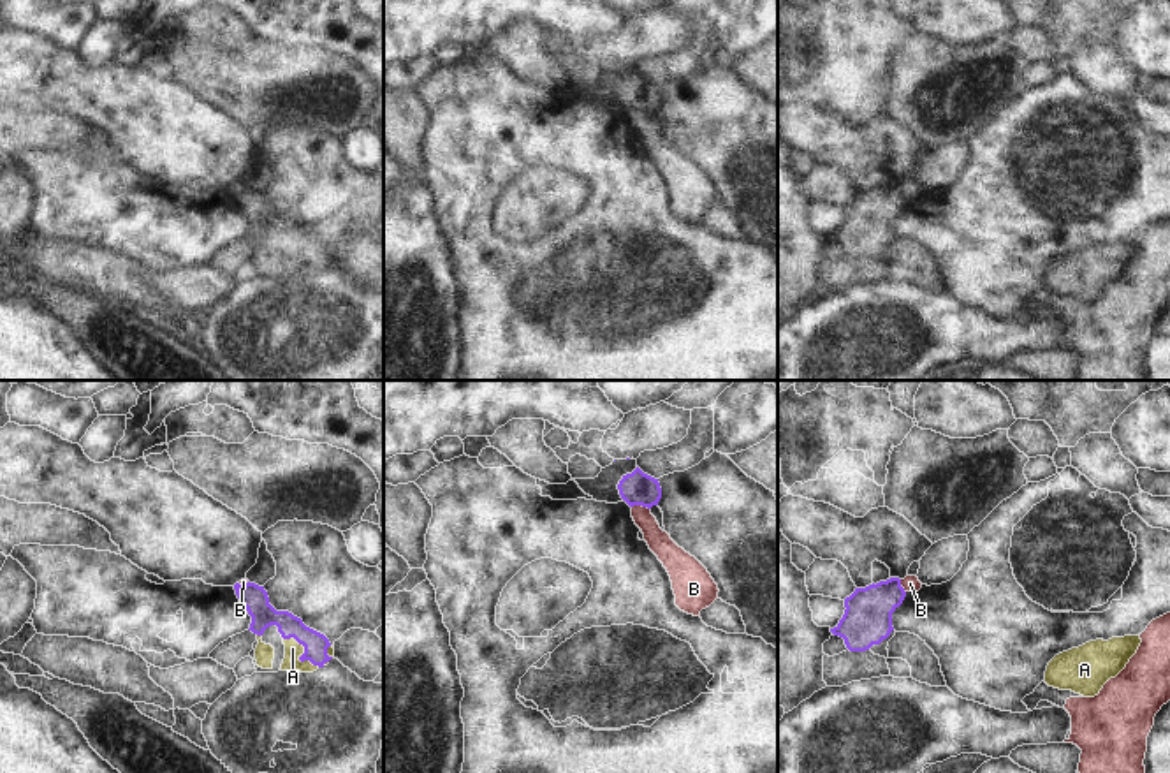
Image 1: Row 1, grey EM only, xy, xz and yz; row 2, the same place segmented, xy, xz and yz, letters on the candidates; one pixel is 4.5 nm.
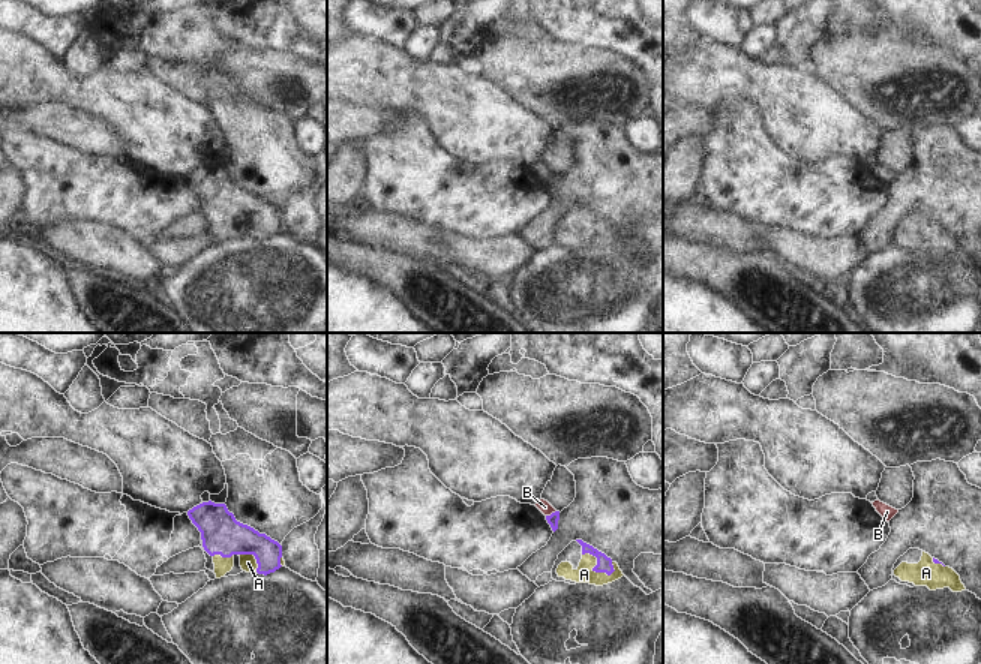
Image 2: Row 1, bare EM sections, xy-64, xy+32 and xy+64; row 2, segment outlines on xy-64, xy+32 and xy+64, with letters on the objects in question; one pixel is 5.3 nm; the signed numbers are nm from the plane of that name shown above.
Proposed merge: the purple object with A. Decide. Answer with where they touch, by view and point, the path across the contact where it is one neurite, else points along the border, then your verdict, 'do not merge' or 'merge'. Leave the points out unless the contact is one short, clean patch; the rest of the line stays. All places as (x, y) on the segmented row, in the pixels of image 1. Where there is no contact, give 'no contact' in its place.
meets purple in xy at (303, 654); merge

